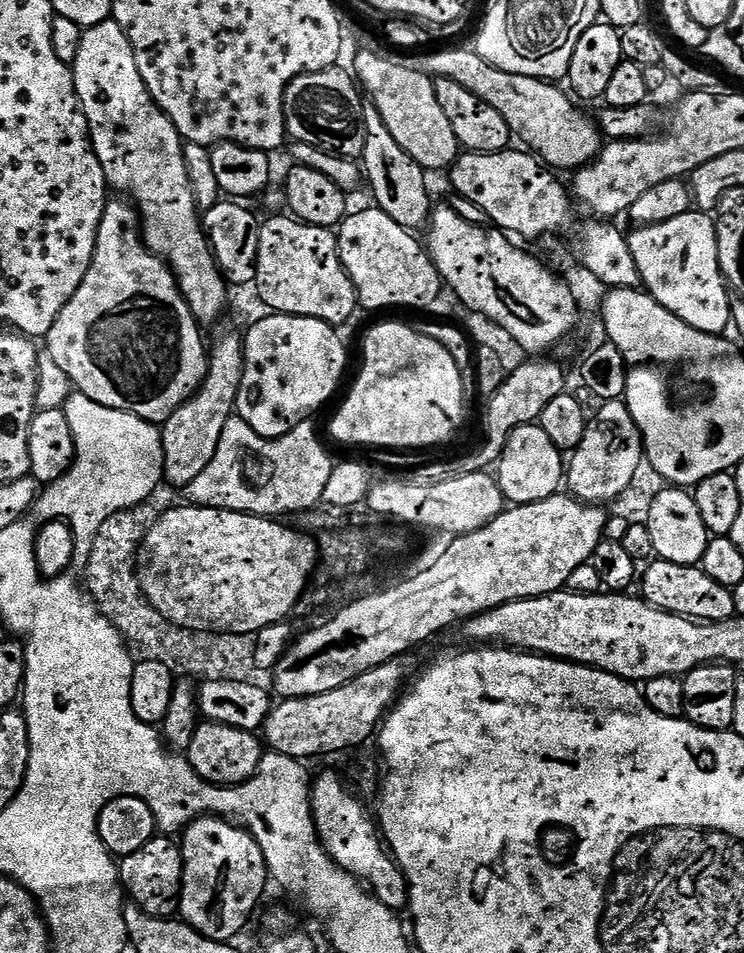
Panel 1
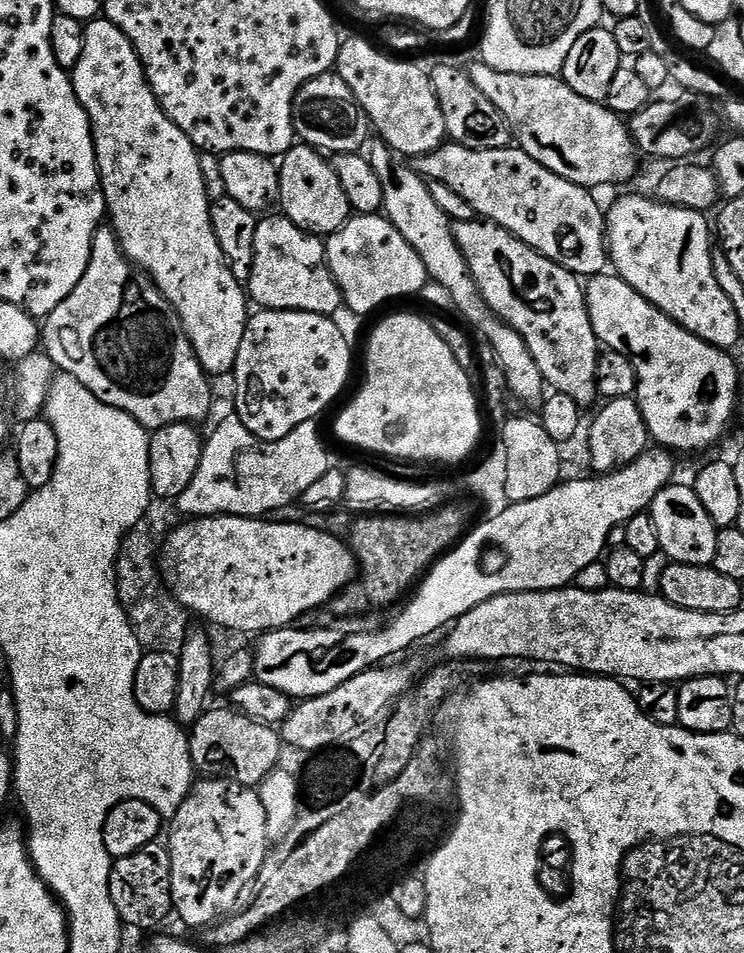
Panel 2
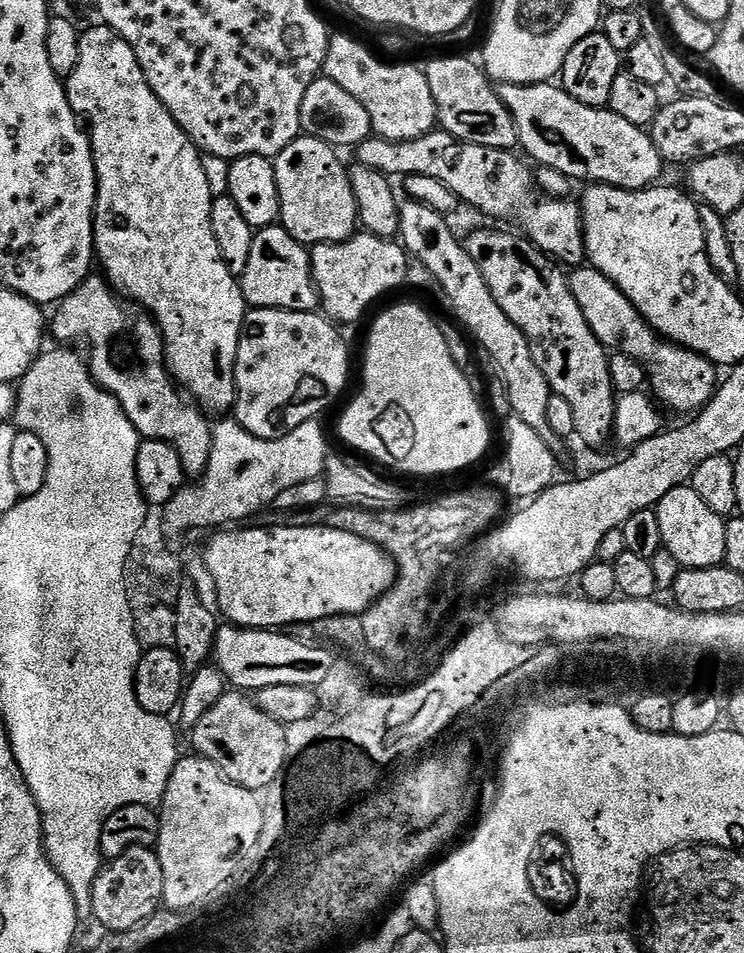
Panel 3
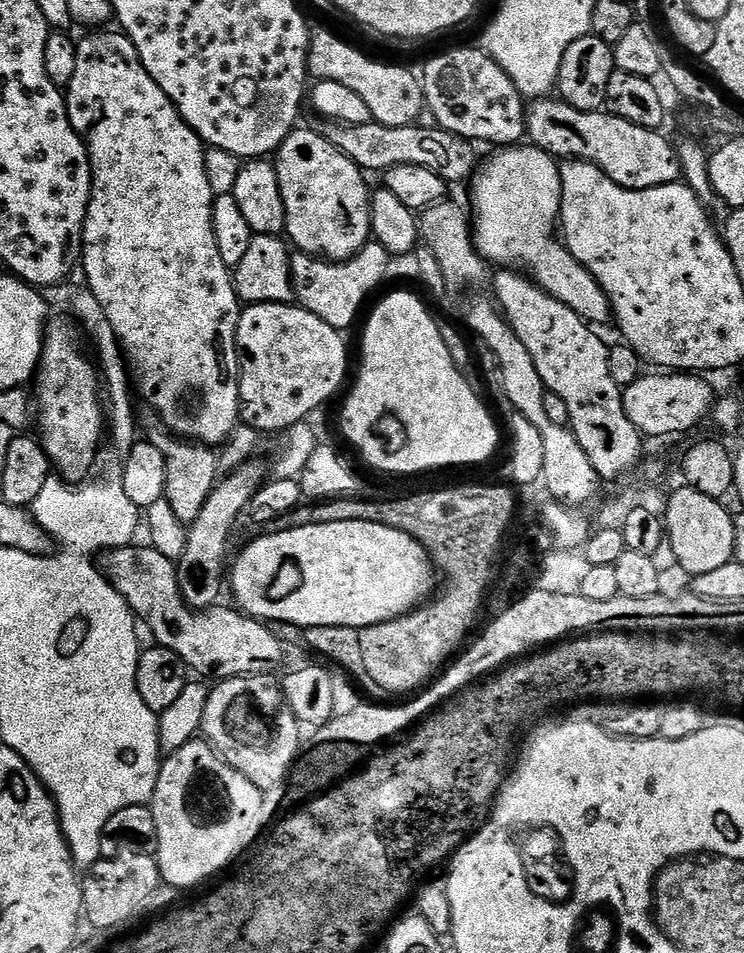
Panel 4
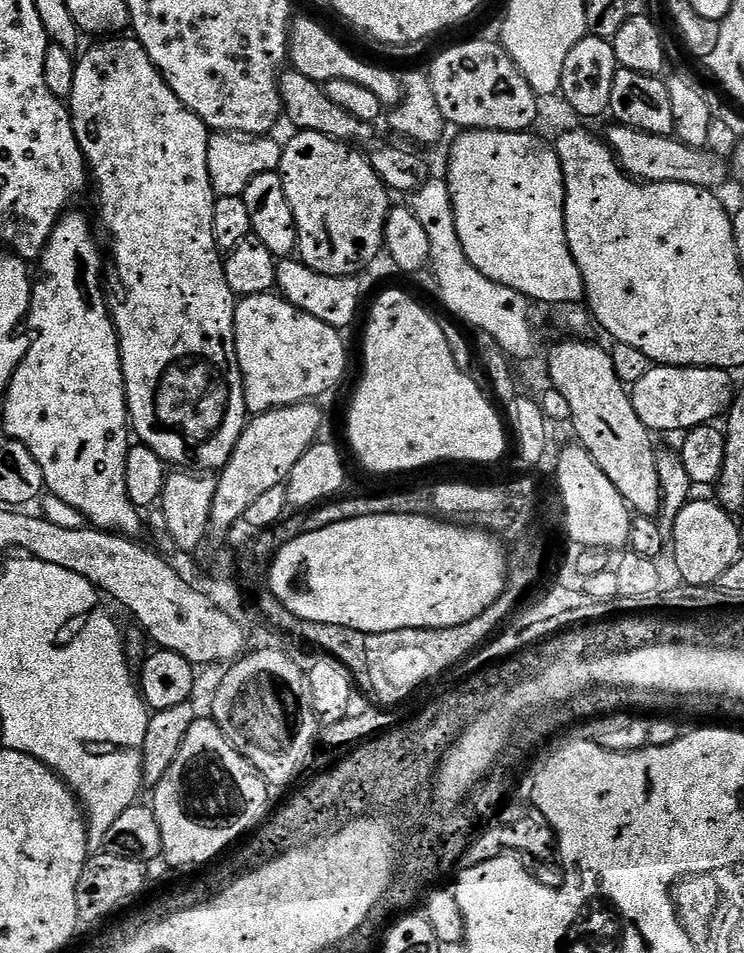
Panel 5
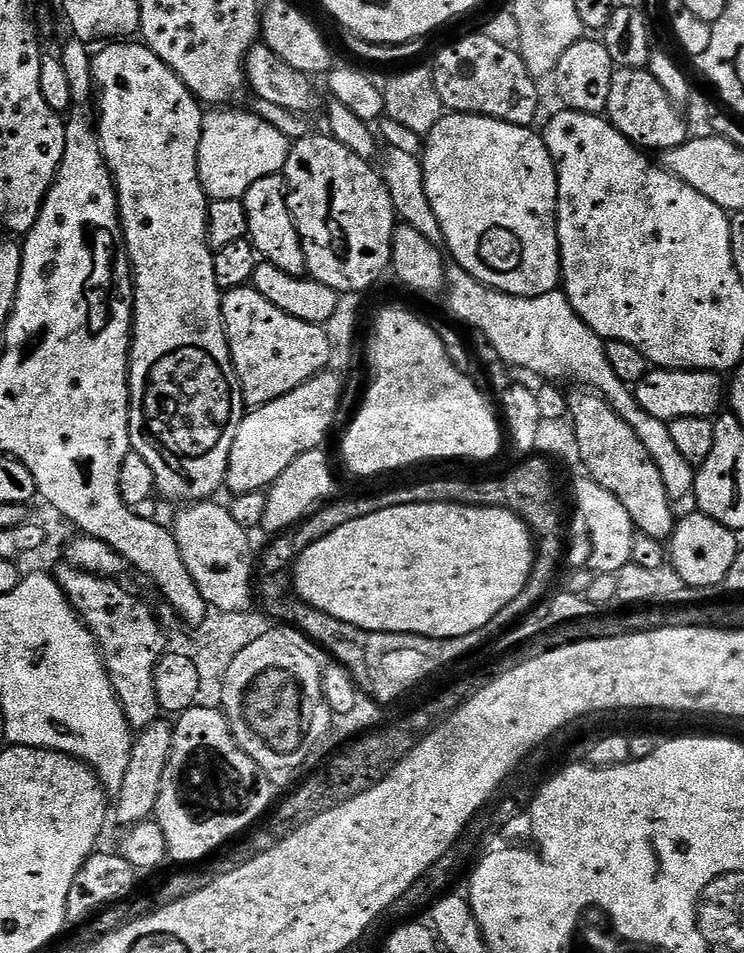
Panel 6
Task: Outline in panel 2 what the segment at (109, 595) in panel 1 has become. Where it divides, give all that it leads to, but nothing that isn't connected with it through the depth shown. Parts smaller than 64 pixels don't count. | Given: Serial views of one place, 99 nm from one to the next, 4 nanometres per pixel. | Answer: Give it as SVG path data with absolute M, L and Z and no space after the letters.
M154 498L138 526L128 531L116 560L116 589L120 595L120 605L127 613L141 647L148 650L166 648L172 642L183 643L189 631L190 614L172 597L158 567L160 547L168 534L179 527L181 520L182 515L175 501Z

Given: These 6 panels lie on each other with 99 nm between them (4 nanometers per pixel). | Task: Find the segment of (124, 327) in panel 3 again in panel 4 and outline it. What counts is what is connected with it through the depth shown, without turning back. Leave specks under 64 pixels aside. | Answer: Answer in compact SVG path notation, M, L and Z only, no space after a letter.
M148 414L142 420L148 428L152 428L146 436L147 443L158 446L162 454L168 459L166 462L166 490L164 498L168 500L174 514L185 526L192 524L198 514L202 514L202 506L206 506L206 498L210 498L213 488L218 483L216 471L221 471L221 457L209 445L197 444L193 441L183 439L163 426L157 426L158 420L155 415Z

